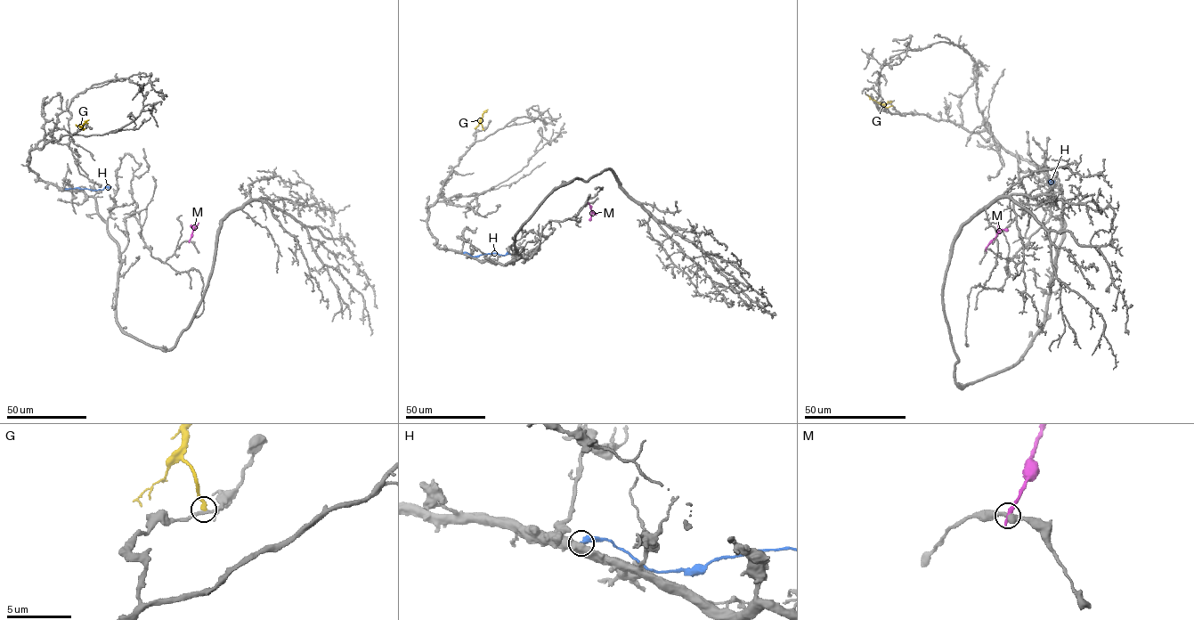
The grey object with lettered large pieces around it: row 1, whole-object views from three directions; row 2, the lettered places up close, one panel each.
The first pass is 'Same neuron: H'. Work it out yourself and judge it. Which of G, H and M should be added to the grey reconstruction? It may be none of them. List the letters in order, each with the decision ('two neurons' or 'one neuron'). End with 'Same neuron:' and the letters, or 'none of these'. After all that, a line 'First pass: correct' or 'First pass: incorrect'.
G: two neurons
H: two neurons
M: two neurons
Same neuron: none of these
First pass: incorrect

